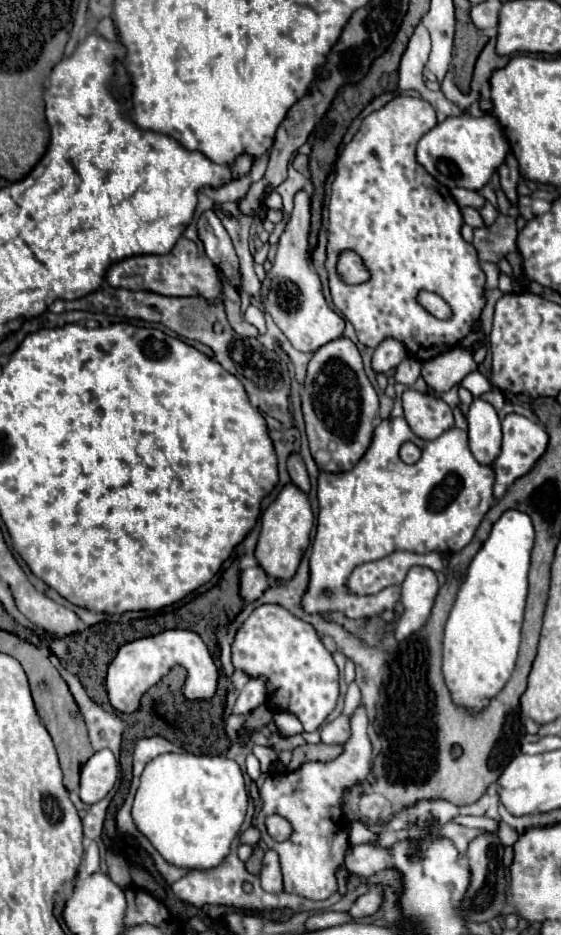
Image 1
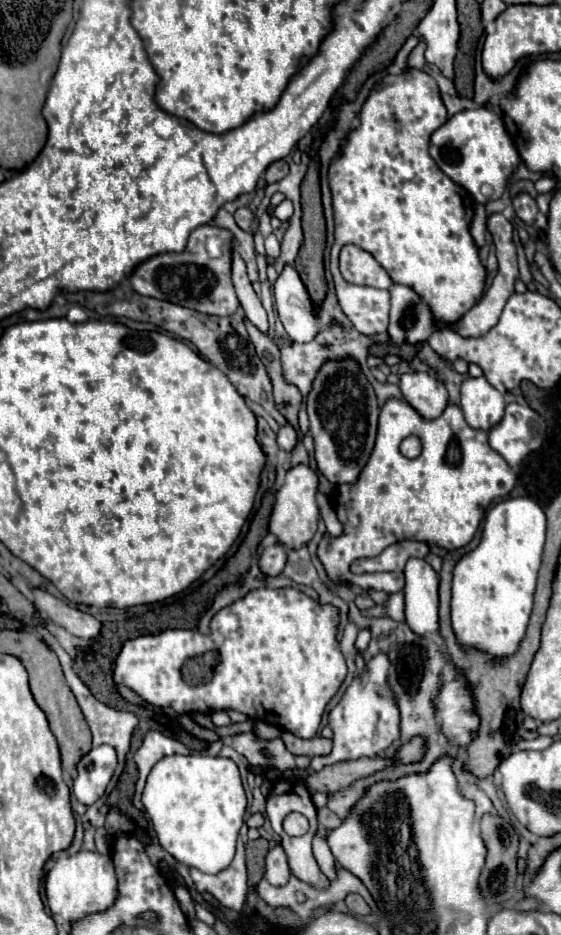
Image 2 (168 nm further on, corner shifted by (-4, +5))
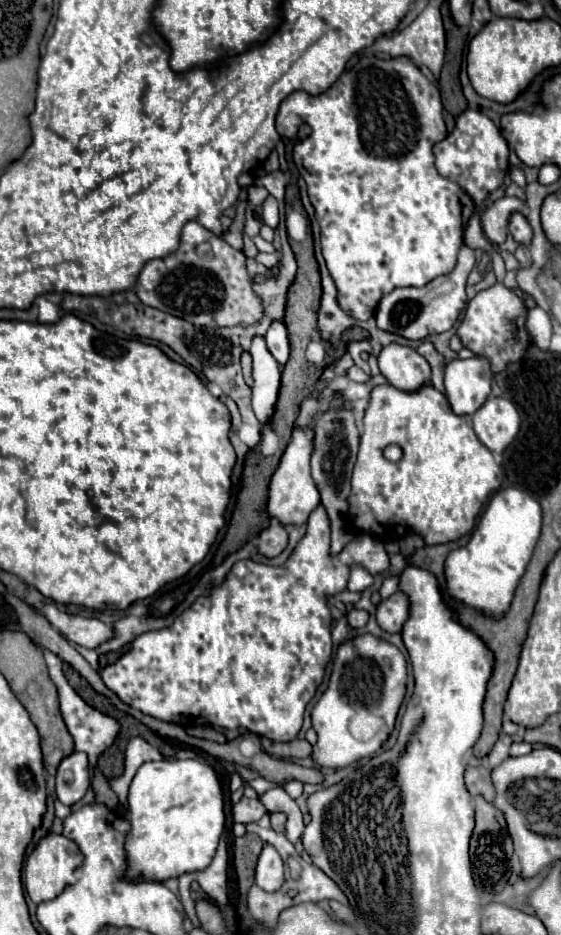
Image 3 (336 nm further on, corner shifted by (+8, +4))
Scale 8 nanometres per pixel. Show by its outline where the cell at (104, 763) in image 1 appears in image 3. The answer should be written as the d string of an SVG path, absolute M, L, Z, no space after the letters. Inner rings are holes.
M72 753L62 759L56 773L56 797L64 805L78 803L90 787L88 757L84 753Z

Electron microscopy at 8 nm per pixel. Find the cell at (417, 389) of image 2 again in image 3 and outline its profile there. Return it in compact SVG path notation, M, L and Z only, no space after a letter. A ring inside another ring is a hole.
M390 343L378 355L380 373L402 391L416 391L430 381L430 365L416 349Z

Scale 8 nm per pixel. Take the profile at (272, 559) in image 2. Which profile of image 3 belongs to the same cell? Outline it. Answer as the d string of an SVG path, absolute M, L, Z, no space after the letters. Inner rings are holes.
M272 521L258 537L258 549L266 557L280 555L288 545L288 531L280 521Z

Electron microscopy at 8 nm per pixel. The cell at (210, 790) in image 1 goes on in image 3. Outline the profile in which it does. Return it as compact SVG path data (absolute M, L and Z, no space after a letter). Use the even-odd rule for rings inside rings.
M202 757L144 763L128 793L130 831L124 841L126 877L162 883L184 873L206 869L224 833L224 797L218 777Z

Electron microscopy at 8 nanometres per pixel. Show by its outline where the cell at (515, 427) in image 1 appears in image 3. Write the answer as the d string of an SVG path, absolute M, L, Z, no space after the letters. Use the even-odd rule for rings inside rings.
M488 397L472 419L478 439L494 453L502 453L520 429L520 415L506 397Z

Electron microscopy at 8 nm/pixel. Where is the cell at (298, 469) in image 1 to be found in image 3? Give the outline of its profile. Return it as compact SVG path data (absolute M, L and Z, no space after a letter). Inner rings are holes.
M254 337L250 355L254 361L254 385L252 385L252 409L260 423L266 423L272 413L274 405L278 401L278 389L280 389L280 369L274 357L266 349L264 337Z

